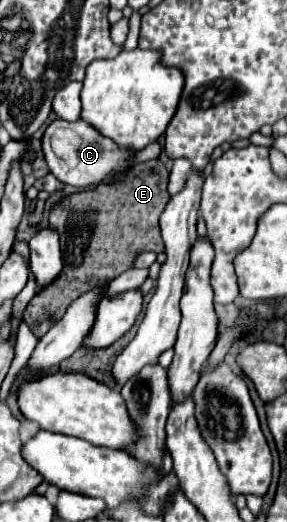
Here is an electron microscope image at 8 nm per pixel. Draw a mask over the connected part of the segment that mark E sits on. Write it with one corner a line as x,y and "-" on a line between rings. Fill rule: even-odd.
148,160
136,164
124,182
100,184
98,188
72,194
56,206
64,270
48,288
36,294
24,310
24,320
38,338
42,338
64,316
74,298
82,296
102,280
116,278
124,270
132,268
138,254
148,250
164,252
158,218
170,200
166,186
166,166
160,160

